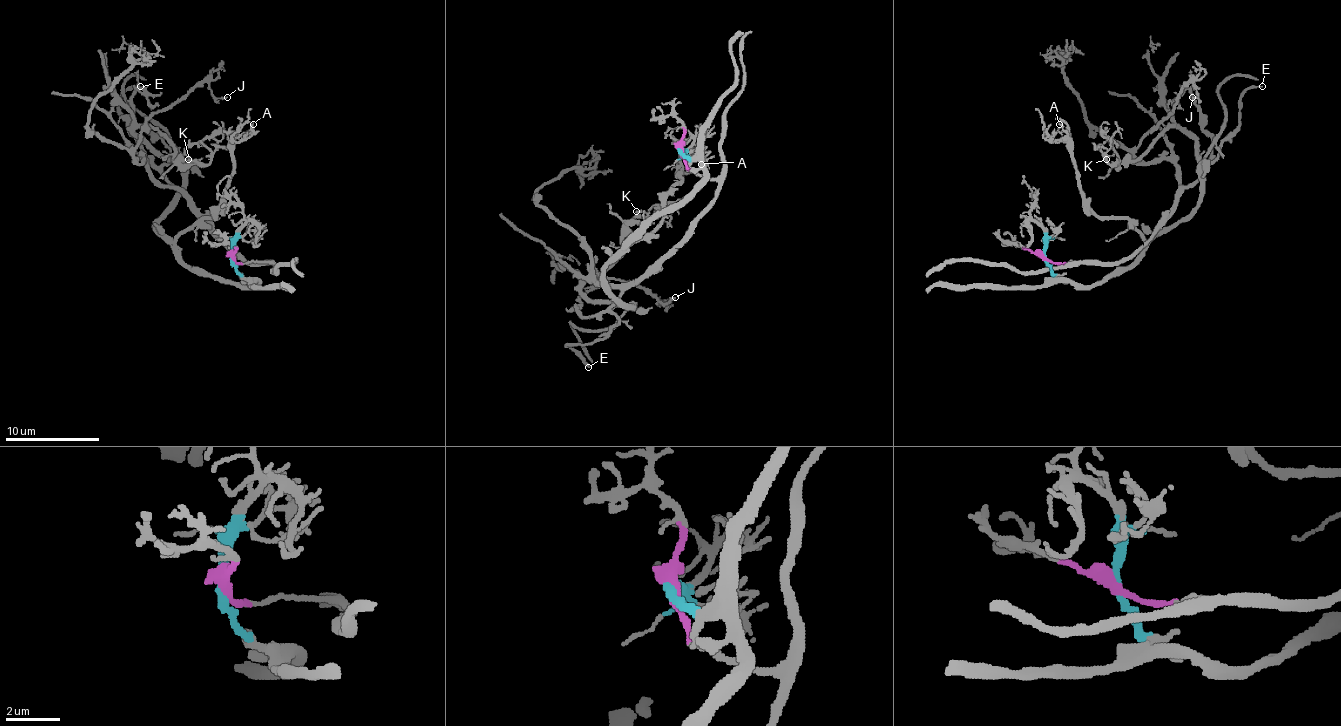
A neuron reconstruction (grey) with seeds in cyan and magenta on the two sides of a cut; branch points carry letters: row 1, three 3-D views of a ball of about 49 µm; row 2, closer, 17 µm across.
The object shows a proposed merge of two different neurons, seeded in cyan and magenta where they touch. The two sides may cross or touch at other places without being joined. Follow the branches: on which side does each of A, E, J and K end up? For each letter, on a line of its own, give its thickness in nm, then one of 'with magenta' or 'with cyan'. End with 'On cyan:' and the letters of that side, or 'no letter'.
A: 180 nm | with cyan
E: 180 nm | with magenta
J: 160 nm | with magenta
K: 200 nm | with cyan
On cyan: A, K

